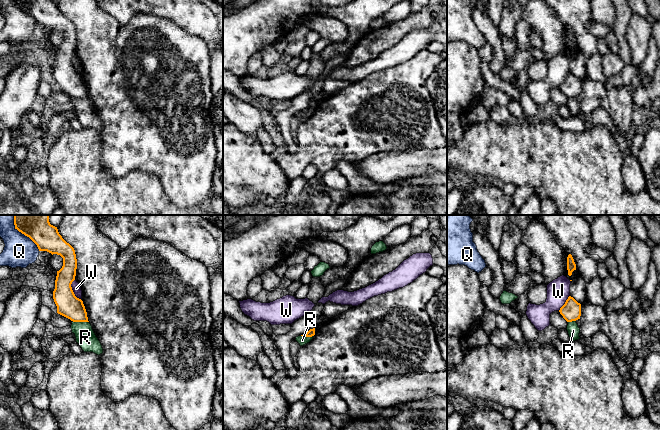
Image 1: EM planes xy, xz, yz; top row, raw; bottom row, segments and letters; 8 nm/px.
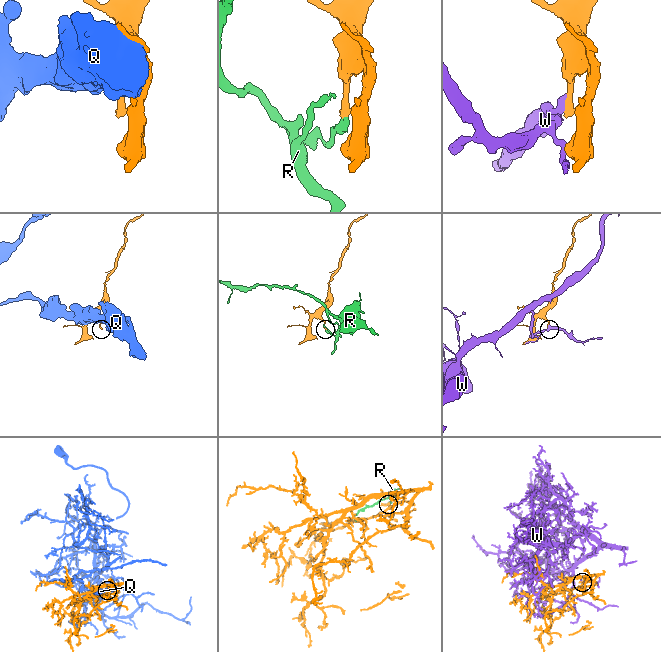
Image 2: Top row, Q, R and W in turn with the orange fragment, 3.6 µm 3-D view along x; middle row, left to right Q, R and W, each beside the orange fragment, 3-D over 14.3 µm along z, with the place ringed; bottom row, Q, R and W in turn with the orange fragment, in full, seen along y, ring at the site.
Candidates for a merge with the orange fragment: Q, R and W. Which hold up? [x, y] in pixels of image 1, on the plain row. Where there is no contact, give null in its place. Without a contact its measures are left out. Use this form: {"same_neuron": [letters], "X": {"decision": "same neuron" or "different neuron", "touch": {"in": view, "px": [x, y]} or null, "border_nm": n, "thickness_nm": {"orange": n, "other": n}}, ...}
{"same_neuron": [], "Q": {"decision": "different neuron", "touch": {"in": "xy", "px": [27, 12]}, "border_nm": 300, "thickness_nm": {"orange": 200, "other": 260}}, "R": {"decision": "different neuron", "touch": {"in": "xy", "px": [81, 97]}, "border_nm": 130, "thickness_nm": {"orange": 190, "other": 160}}, "W": {"decision": "different neuron", "touch": {"in": "xy", "px": [72, 66]}, "border_nm": 190, "thickness_nm": {"orange": 190, "other": 70}}}

